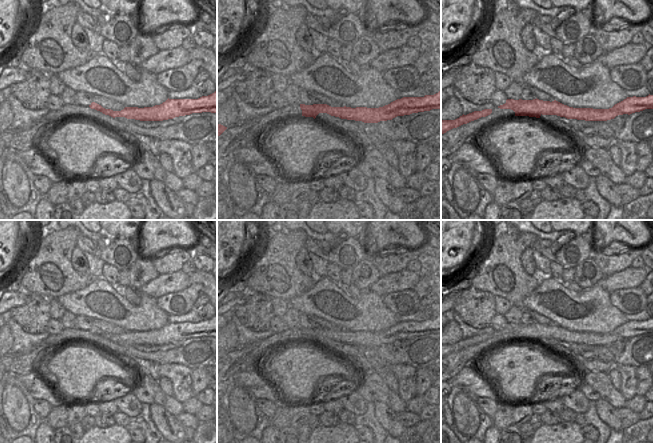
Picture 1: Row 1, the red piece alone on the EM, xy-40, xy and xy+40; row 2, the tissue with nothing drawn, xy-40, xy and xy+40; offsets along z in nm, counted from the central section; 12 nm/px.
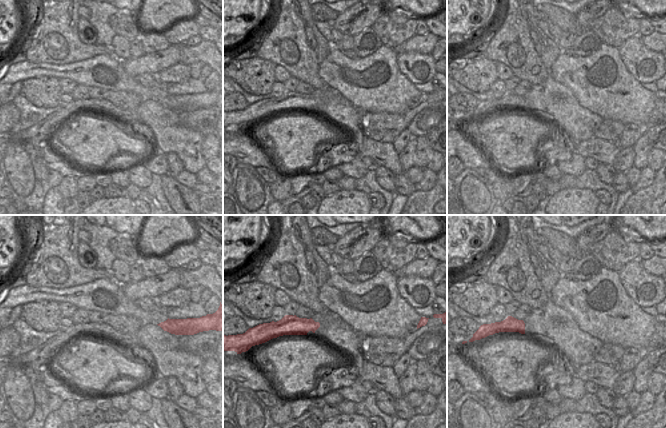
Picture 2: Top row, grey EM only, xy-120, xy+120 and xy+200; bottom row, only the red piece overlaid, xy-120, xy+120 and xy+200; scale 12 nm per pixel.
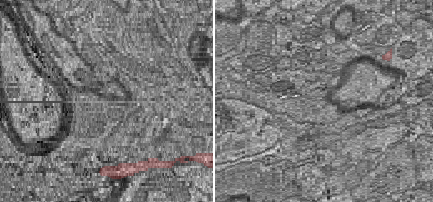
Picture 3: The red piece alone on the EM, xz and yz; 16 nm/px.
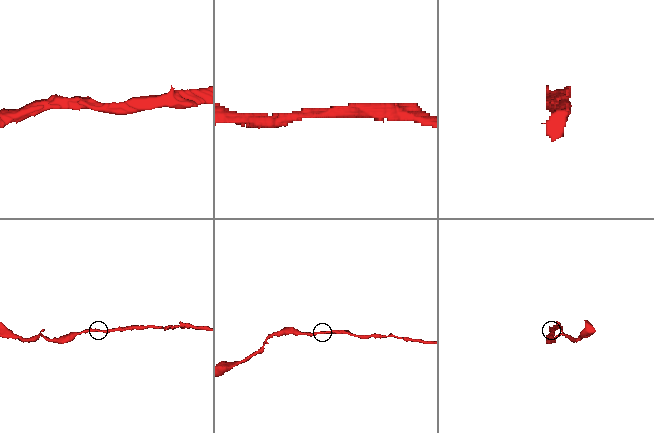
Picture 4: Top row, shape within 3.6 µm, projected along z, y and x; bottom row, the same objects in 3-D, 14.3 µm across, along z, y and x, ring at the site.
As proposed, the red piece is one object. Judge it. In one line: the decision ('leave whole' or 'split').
leave whole

